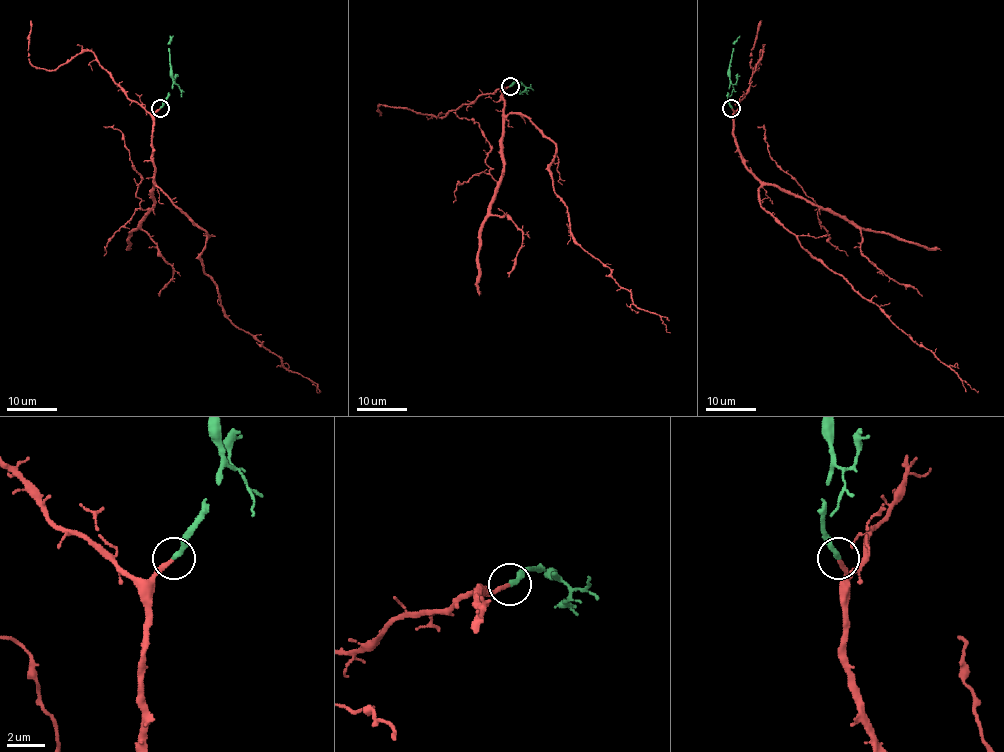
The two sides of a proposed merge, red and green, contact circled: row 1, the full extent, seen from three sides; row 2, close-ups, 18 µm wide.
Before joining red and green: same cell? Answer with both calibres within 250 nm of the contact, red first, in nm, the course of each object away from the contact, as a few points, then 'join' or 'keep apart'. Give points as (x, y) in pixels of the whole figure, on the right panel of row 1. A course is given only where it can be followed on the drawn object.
240/280 nm | red via (732, 108), (734, 143), (742, 163), (759, 183), (759, 203), (811, 255), (978, 391) | green via (732, 108), (727, 92), (733, 42), (739, 36) | join

